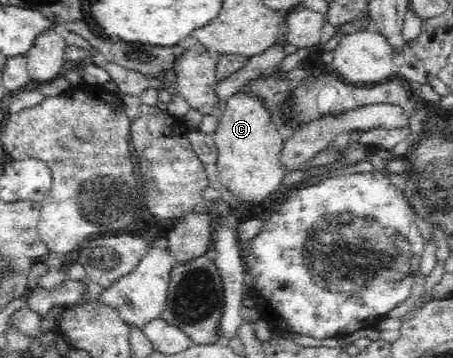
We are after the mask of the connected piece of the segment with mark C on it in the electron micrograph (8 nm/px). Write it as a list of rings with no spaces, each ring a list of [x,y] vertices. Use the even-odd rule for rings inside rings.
[[[243,88],[231,95],[223,105],[223,111],[220,113],[217,121],[217,128],[214,131],[214,139],[218,150],[217,171],[219,182],[240,198],[241,205],[248,203],[249,208],[253,205],[260,205],[276,196],[276,193],[282,190],[282,180],[284,176],[294,169],[286,169],[281,165],[280,154],[283,148],[286,133],[278,127],[272,118],[270,112],[264,106],[262,98],[250,94]]]

